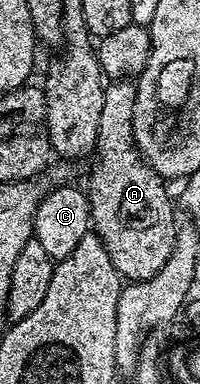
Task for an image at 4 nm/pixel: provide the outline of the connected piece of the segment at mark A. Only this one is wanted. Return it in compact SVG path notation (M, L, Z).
M114 80L106 86L96 147L98 159L90 172L88 189L93 233L108 248L112 264L130 284L152 280L168 264L180 229L180 223L174 219L176 202L166 191L167 183L150 167L134 143L137 91L137 85L130 80Z

